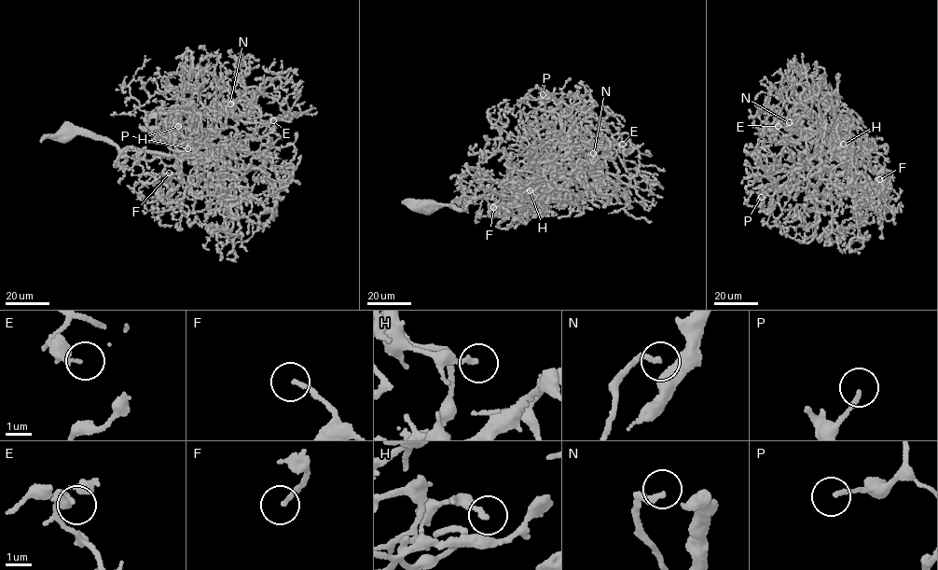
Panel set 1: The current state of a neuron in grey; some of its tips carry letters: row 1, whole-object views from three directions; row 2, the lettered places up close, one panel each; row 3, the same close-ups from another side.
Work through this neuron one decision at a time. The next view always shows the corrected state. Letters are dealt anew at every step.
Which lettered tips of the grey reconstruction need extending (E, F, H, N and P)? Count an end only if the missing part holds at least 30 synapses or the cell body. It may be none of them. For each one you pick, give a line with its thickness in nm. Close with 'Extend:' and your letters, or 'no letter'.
F: calibre 150 nm
N: calibre 200 nm
Extend: F, N

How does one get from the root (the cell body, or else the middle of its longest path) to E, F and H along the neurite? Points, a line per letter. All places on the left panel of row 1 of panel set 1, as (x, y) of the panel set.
E: (67, 130), (88, 130), (121, 154), (191, 156), (226, 150), (237, 132), (233, 112), (246, 122), (273, 120)
F: (67, 130), (88, 130), (121, 154), (133, 147), (193, 156), (225, 147), (177, 159), (180, 181), (169, 173)
H: (67, 130), (121, 154), (193, 156), (234, 139), (179, 152), (168, 122), (178, 126)

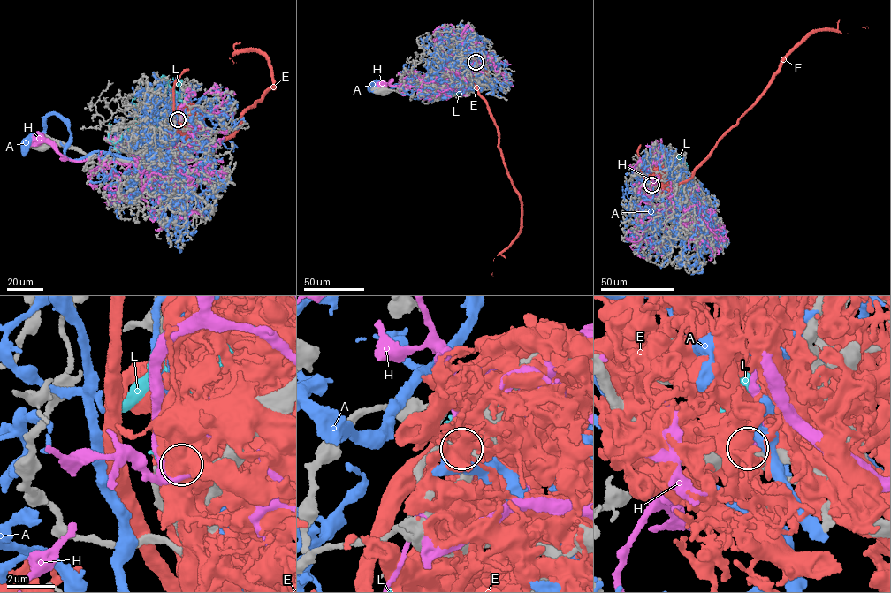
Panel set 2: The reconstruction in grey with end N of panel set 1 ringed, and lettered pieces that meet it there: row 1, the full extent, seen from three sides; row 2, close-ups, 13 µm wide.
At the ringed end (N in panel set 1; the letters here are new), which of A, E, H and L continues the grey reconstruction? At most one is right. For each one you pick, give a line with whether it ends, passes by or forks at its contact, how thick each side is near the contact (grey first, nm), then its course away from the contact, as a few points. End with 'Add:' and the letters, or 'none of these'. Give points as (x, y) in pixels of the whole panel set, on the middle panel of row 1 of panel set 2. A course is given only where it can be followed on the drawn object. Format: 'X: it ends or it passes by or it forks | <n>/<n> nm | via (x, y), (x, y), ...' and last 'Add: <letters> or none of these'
Add: none of these

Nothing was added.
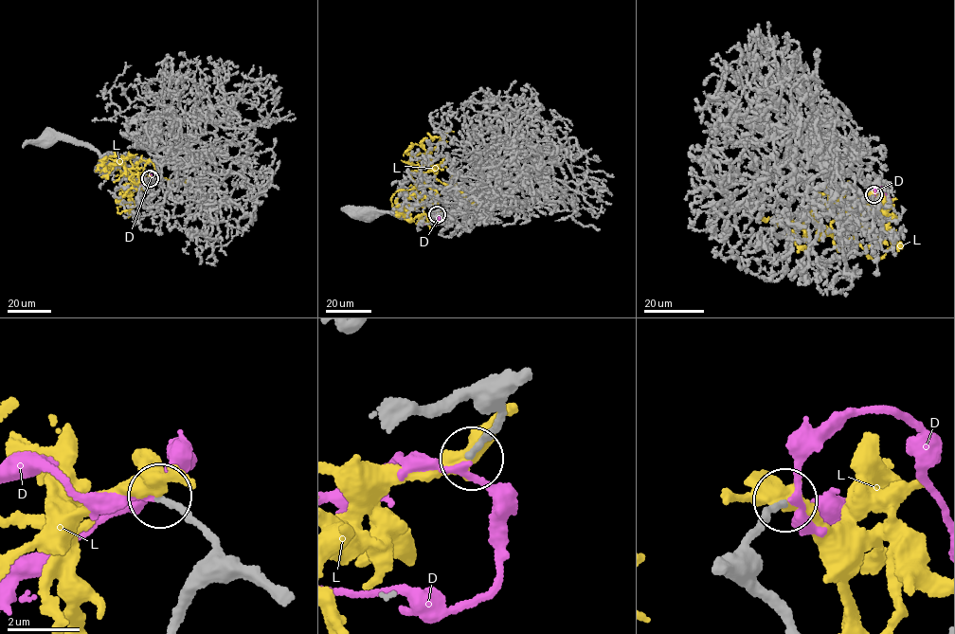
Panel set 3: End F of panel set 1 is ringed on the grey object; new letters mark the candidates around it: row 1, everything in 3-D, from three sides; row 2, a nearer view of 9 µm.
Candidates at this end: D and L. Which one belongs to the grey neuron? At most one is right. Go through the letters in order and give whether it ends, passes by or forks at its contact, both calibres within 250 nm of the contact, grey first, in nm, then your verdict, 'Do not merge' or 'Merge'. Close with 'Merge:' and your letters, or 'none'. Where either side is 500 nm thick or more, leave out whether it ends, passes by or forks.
D: It passes by. Thickness 150 nm (grey) against 160 nm. Merge
L: It forks there. Thickness 160 nm (grey) against 380 nm. Do not merge
Merge: D

